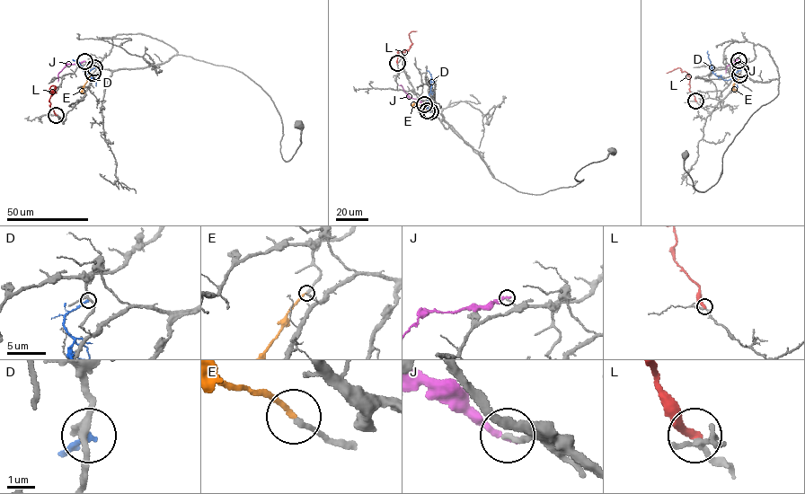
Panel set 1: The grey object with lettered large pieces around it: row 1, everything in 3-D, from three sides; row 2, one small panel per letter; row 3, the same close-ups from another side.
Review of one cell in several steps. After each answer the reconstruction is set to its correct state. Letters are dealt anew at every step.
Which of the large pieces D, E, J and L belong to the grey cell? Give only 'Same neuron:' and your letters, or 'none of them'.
Same neuron: E

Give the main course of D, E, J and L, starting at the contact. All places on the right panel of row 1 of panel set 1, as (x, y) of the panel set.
D: (740, 69), (729, 80), (718, 76), (712, 70), (707, 50)
E: (739, 74), (733, 84), (736, 92)
J: (738, 60), (729, 65), (725, 73)
L: (696, 101), (690, 91), (687, 73), (678, 67), (666, 73)

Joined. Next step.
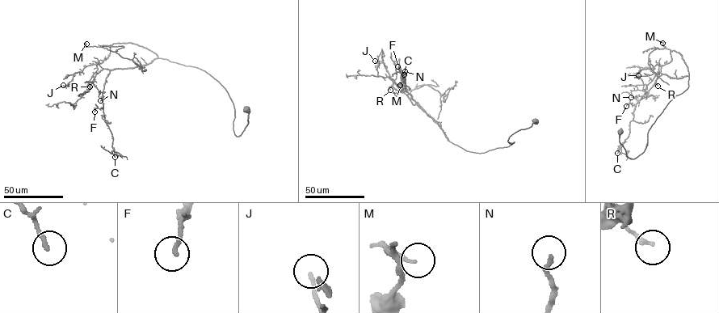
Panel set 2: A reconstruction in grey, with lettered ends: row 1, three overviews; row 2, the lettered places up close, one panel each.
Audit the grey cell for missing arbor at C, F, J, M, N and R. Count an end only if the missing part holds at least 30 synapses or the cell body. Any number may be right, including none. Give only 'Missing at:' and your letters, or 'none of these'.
Missing at: N

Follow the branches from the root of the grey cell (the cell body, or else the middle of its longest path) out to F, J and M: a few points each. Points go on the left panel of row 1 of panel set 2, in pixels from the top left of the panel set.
F: (245, 109), (247, 124), (237, 136), (233, 103), (218, 82), (159, 58), (112, 69), (103, 107), (94, 112)
J: (245, 109), (247, 124), (237, 136), (233, 103), (218, 82), (131, 42), (111, 44), (103, 62), (63, 85)
M: (245, 109), (247, 124), (237, 136), (232, 100), (205, 71), (157, 58), (131, 42), (97, 47), (86, 44)

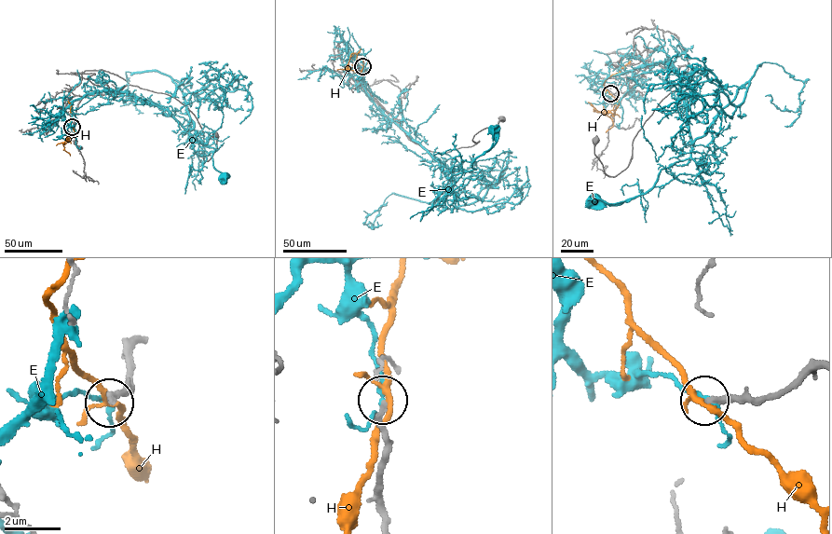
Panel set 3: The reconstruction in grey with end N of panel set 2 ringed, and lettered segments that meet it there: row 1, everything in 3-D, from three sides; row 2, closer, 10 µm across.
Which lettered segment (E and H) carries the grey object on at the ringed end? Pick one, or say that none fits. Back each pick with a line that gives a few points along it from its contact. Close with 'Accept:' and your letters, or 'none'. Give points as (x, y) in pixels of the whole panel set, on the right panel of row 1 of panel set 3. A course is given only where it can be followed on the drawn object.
Accept: none

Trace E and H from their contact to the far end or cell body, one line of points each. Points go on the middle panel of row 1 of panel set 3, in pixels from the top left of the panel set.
E: (362, 66), (367, 59), (361, 79), (372, 102), (450, 180), (475, 169), (494, 130)
H: (362, 66), (361, 74), (353, 70), (357, 54), (352, 53), (346, 69), (351, 67)

